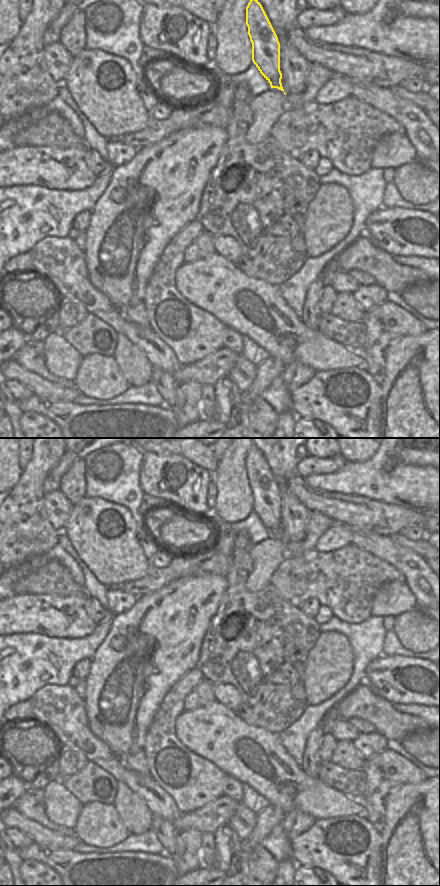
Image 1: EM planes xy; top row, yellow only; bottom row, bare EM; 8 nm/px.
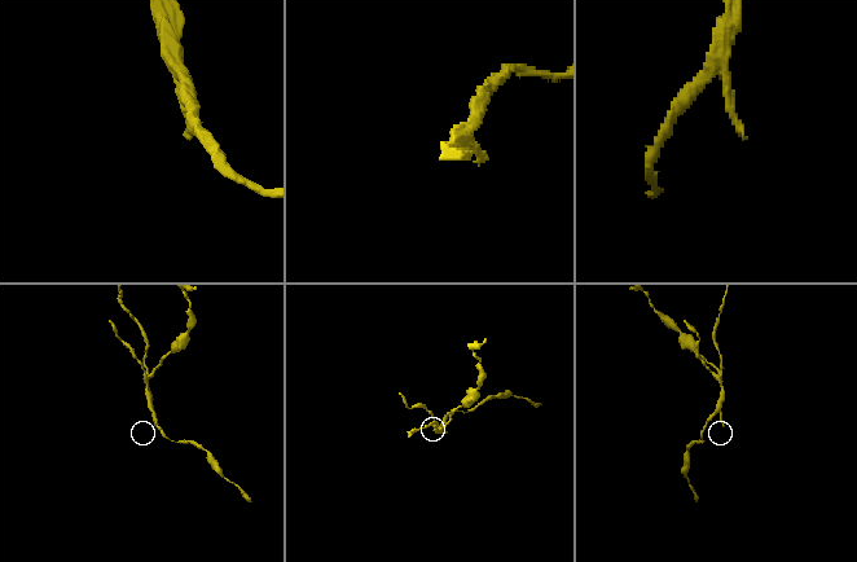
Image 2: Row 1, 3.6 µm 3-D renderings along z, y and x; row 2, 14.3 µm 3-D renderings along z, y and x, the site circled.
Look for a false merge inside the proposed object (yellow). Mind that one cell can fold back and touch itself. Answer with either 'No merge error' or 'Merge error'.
Merge error.

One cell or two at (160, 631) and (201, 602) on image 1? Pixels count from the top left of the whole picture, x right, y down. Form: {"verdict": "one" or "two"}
{"verdict": "one"}

